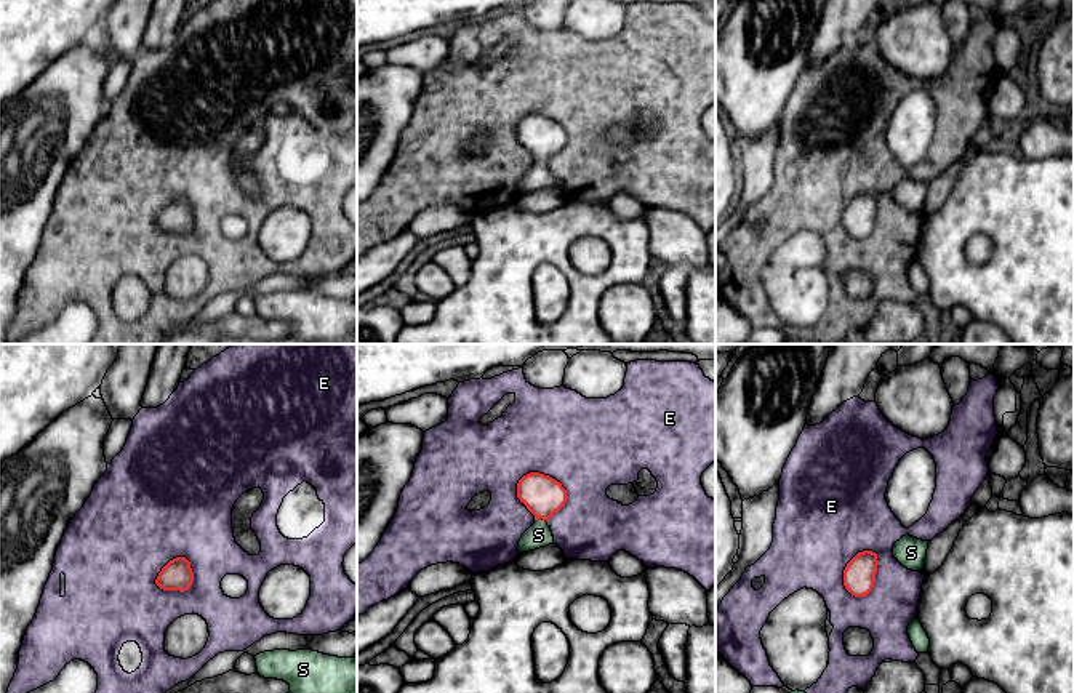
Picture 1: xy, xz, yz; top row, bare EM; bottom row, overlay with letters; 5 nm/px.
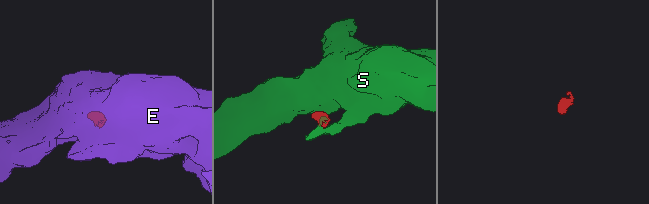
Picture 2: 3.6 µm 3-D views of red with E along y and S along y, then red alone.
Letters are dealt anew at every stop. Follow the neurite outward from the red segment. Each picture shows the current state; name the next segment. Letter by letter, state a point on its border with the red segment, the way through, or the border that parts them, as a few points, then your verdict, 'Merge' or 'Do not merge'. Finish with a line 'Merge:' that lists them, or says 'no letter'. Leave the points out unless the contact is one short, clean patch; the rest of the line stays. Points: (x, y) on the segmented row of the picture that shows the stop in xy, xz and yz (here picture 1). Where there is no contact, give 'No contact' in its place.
E: Touches red at xz (564, 488). Do not merge
S: Touches red at xz (543, 519). Path across: xz (543, 495), (543, 519), (538, 535). Merge
Merge: S

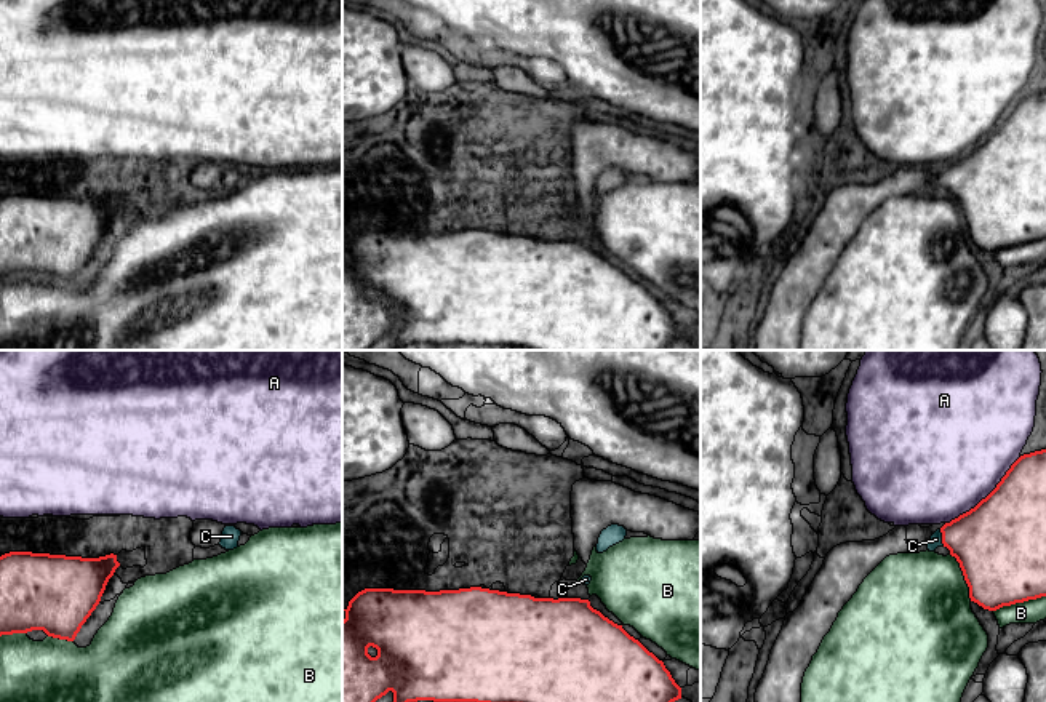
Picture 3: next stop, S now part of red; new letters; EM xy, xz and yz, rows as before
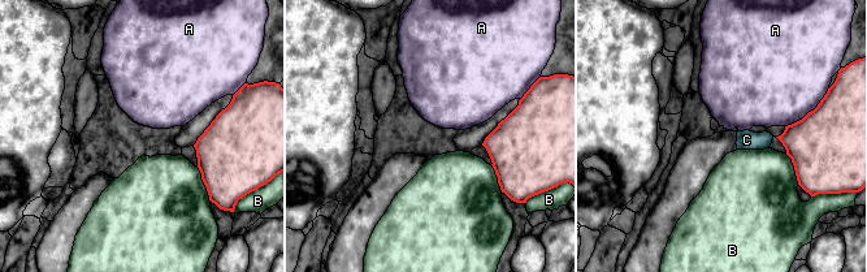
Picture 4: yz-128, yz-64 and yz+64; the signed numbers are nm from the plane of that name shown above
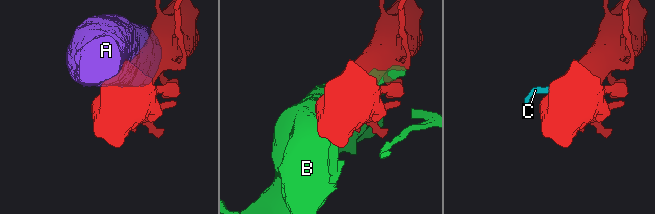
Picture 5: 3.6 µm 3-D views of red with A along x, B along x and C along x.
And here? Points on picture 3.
A: Touches red at yz (987, 496). Do not merge
B: Touches red at yz (1019, 602). Do not merge
C: Touches red at yz (942, 538). Path across: yz (992, 542), (942, 538), (936, 539). Merge
Merge: C

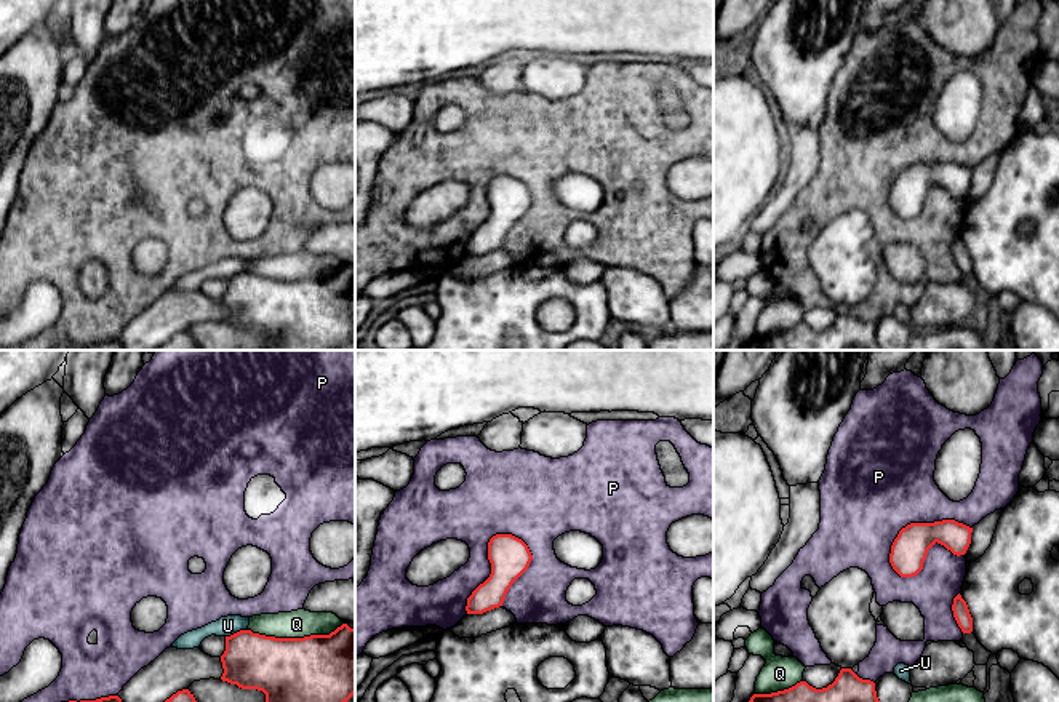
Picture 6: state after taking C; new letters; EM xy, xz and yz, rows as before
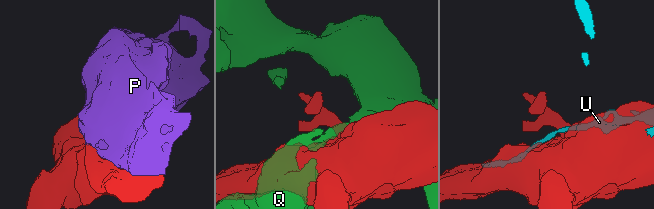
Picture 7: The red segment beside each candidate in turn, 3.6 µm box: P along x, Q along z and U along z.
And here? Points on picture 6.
P: Touches red at yz (920, 523). Do not merge
Q: Touches red at xy (295, 638). Do not merge
U: Touches red at xy (235, 634). Do not merge
Merge: no letter

